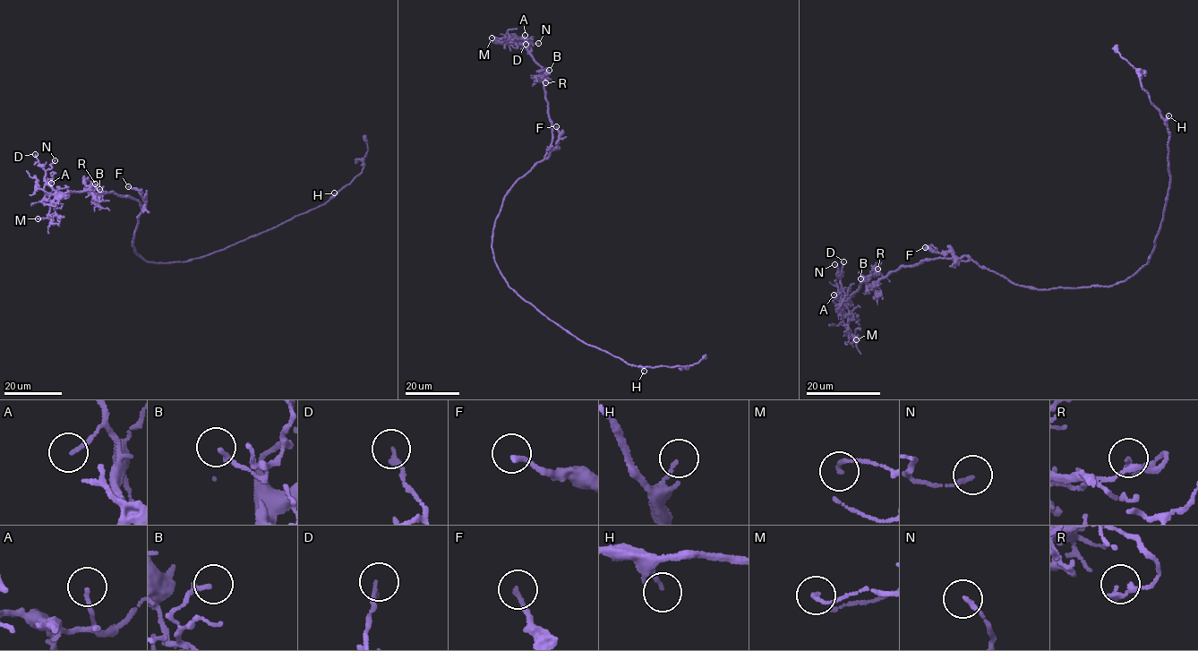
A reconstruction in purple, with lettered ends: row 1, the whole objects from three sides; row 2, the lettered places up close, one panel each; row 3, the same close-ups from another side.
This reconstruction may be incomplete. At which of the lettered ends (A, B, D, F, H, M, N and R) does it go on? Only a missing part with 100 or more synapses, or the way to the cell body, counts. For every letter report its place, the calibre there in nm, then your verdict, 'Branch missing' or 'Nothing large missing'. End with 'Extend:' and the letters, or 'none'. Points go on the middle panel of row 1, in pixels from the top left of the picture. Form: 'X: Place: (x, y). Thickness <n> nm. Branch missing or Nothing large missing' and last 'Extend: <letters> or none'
A: Place: (525, 35). Thickness 140 nm. Nothing large missing
B: Place: (549, 70). Thickness 180 nm. Nothing large missing
D: Place: (526, 44). Thickness 160 nm. Nothing large missing
F: Place: (556, 126). Thickness 180 nm. Nothing large missing
H: Place: (644, 371). Thickness 120 nm. Nothing large missing
M: Place: (492, 38). Thickness 100 nm. Nothing large missing
N: Place: (538, 43). Thickness 150 nm. Nothing large missing
R: Place: (545, 82). Thickness 180 nm. Nothing large missing
Extend: none

